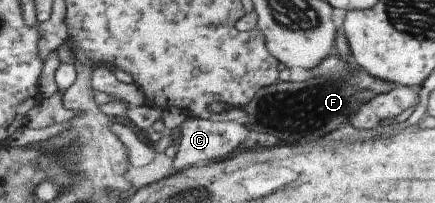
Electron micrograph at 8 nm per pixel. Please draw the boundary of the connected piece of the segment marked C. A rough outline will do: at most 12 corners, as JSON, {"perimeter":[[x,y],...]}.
{"perimeter":[[186,118],[166,176],[225,159],[247,136],[239,121]]}

